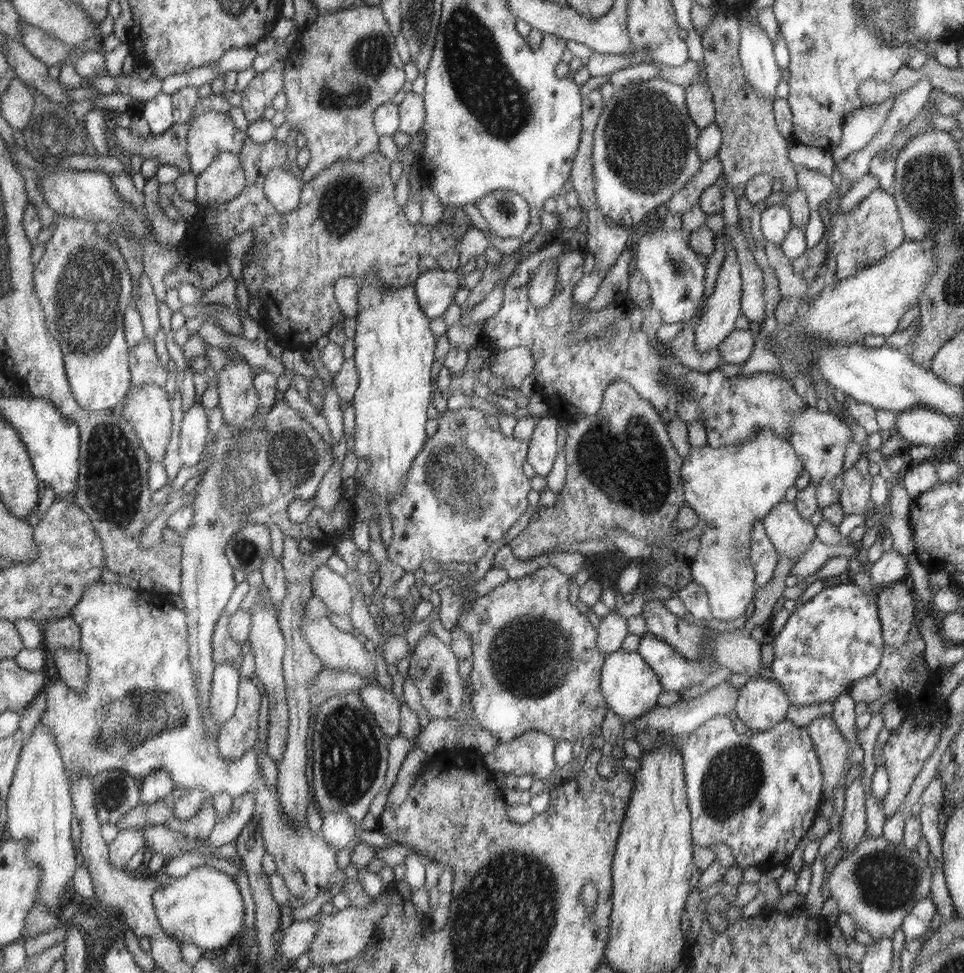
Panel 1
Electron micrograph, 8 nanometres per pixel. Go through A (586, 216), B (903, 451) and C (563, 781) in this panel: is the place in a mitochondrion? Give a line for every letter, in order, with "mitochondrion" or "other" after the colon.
A: other
B: other
C: other

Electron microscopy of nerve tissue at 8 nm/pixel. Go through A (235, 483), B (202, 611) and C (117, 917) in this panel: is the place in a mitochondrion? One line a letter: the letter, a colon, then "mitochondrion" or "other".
A: mitochondrion
B: other
C: other

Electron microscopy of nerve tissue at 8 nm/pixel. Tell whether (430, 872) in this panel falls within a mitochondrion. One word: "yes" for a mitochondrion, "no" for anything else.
no

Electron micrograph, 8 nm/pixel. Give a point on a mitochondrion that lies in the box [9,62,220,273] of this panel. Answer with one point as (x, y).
(53, 133)

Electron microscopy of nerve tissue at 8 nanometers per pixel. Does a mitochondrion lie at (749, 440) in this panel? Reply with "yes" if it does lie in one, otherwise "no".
no

